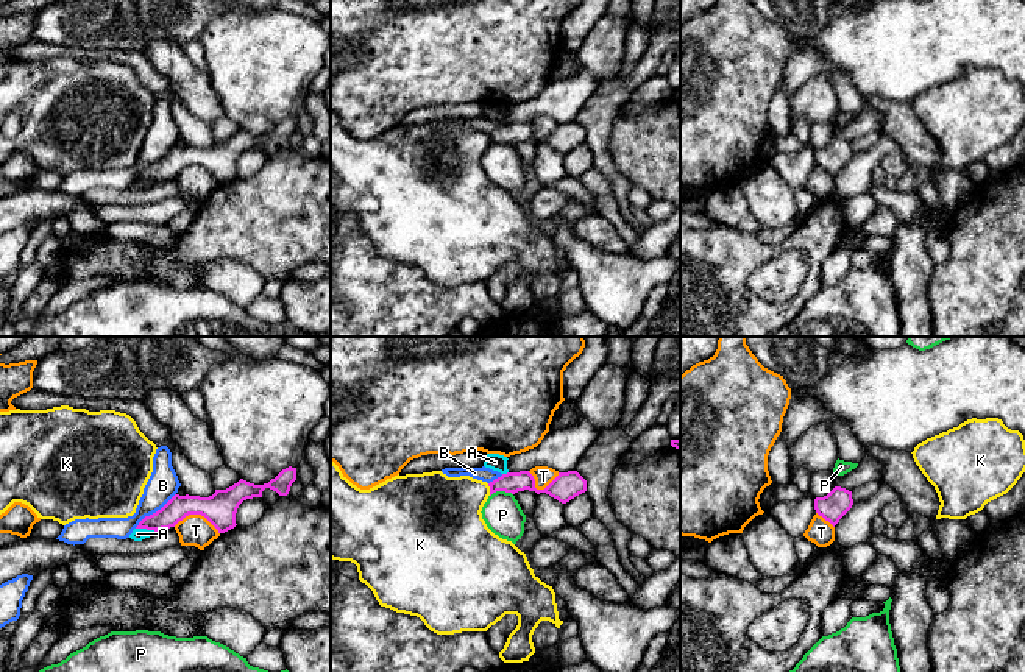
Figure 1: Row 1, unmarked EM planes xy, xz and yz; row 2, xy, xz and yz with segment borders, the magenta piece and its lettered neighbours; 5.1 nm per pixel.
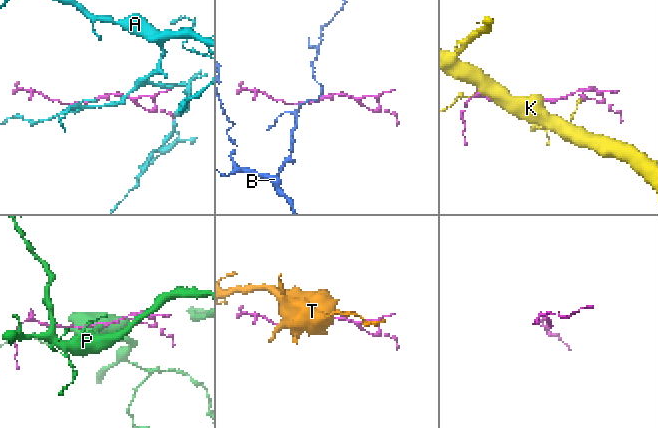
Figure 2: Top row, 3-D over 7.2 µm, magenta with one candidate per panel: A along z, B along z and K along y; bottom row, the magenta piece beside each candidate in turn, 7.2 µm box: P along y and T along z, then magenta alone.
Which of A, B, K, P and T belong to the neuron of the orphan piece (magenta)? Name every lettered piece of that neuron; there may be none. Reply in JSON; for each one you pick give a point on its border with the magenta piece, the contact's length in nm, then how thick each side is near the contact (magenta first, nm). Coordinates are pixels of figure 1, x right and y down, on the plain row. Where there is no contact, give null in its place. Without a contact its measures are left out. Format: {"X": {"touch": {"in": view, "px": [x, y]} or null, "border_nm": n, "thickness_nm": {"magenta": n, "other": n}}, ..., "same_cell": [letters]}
{"same_cell": []}

